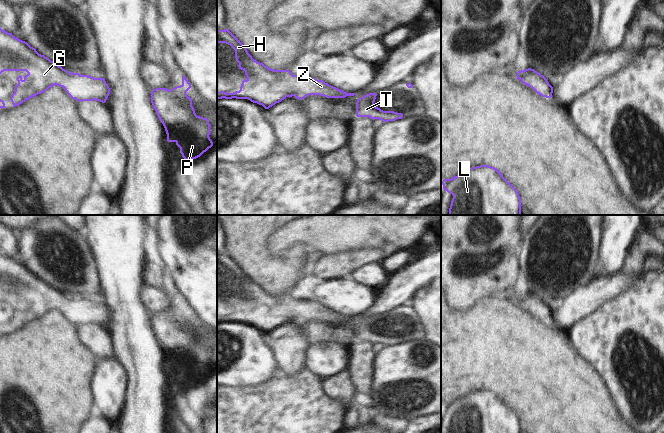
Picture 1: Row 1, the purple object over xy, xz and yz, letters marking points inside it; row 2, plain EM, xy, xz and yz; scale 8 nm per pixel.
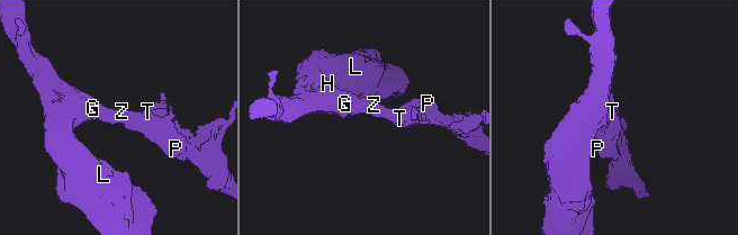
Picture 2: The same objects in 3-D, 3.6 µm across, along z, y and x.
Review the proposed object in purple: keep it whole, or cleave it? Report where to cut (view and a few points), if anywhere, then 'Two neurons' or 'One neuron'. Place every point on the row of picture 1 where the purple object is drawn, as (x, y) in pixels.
No split. One neuron

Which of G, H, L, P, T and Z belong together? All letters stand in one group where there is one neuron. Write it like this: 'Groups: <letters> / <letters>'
Groups: G H L P T Z

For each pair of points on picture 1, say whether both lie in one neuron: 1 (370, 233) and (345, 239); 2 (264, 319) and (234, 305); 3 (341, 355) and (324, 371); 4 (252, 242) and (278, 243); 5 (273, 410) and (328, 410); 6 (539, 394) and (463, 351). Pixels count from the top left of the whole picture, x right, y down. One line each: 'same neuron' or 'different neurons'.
1: same neuron
2: same neuron
3: same neuron
4: different neurons
5: same neuron
6: same neuron

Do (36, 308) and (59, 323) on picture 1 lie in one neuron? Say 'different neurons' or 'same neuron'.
different neurons

